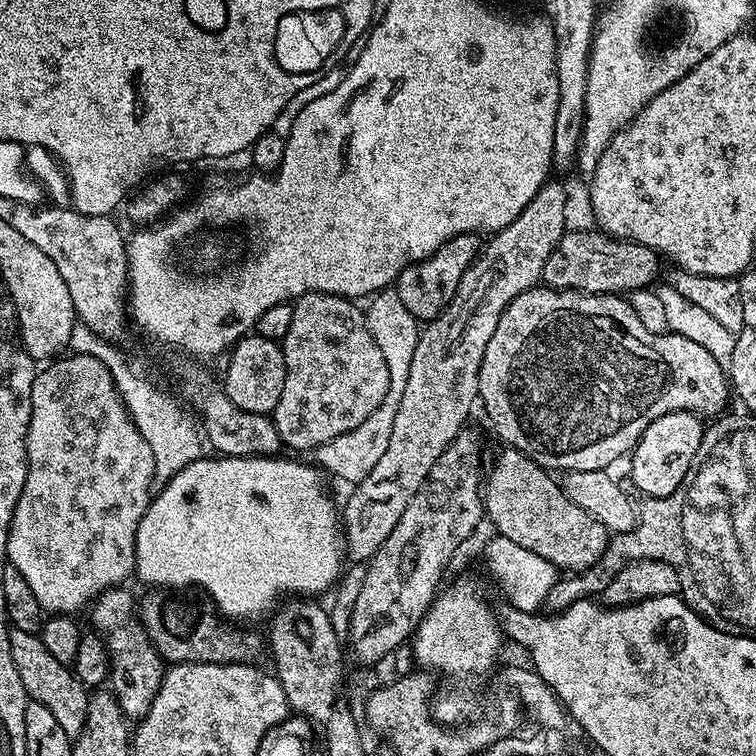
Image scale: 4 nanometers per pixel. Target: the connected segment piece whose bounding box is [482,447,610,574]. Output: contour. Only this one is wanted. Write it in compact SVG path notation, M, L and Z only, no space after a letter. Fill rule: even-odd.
M505 447L503 451L493 464L491 461L482 484L487 523L492 523L499 535L526 546L526 550L534 550L538 558L546 558L546 562L565 573L575 574L594 566L608 545L608 528L598 518L590 518L582 506L574 506L549 469L534 463L517 448Z

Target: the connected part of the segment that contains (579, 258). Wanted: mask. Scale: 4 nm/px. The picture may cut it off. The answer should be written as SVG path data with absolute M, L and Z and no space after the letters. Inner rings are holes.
M599 230L565 232L550 258L546 258L542 280L549 288L570 292L631 294L640 288L652 288L657 283L660 263L660 253L632 240L617 240Z

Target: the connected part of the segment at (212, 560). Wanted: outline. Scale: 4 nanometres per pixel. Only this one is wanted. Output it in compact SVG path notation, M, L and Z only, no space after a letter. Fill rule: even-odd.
M277 454L275 456L221 456L217 455L216 460L207 460L207 458L201 458L193 462L190 466L186 466L182 470L178 470L178 474L174 474L174 478L170 478L170 482L166 482L163 486L153 495L146 514L142 518L142 522L138 526L136 531L136 571L134 573L135 579L140 579L144 584L152 584L153 589L165 590L164 588L184 588L187 584L193 584L196 588L204 588L204 592L209 596L207 599L215 608L215 611L219 613L221 617L232 618L228 616L237 616L240 620L256 620L259 616L267 617L269 613L273 611L281 603L282 597L280 597L280 592L289 592L287 595L292 598L316 598L319 597L319 592L324 592L328 587L335 585L337 581L341 579L342 569L346 564L346 545L344 543L344 530L342 527L342 516L338 511L338 504L332 501L332 496L328 493L328 488L324 485L325 477L322 475L321 469L319 467L313 466L311 463L303 464L300 460L287 460L284 454Z

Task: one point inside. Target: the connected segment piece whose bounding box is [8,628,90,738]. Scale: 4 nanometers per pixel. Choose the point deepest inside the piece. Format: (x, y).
(53, 684)

